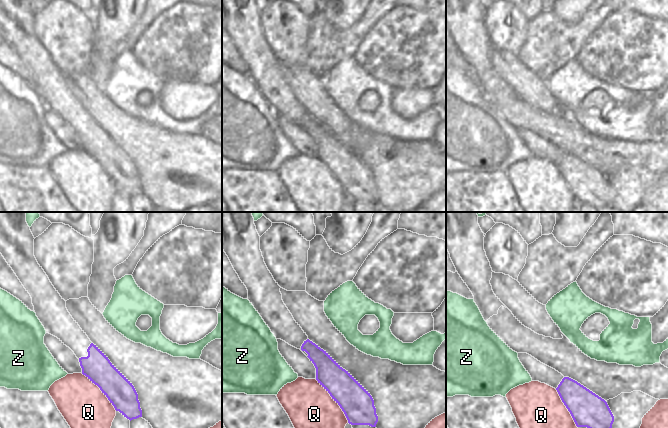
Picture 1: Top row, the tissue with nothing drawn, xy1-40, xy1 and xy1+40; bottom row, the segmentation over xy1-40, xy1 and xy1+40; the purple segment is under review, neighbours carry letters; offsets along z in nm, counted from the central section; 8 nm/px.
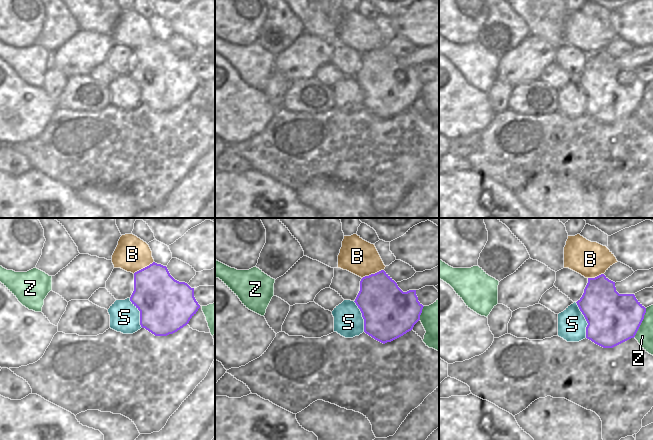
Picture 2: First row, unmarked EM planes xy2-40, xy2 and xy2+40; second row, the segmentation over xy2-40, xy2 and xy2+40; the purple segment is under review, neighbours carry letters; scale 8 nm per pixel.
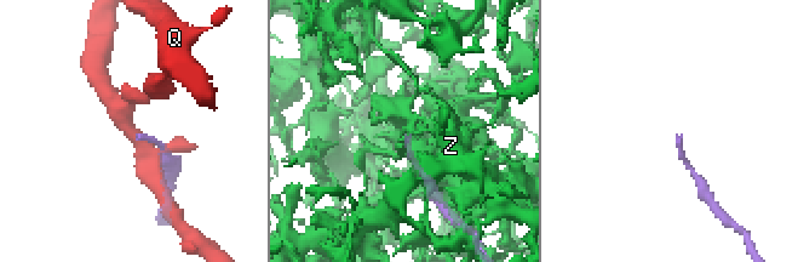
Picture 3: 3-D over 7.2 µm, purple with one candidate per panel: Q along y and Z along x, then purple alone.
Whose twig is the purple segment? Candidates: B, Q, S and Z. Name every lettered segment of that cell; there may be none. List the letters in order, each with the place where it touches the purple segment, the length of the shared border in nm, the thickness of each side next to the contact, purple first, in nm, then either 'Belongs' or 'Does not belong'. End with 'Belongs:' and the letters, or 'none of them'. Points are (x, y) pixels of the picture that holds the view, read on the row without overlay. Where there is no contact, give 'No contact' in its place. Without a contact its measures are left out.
B: Touches purple at xy2 (372, 50). Shared border 190 nm. Thickness 380 nm (purple) against 280 nm. Does not belong
Q: Touches purple at xy1 (334, 176). Shared border 440 nm. Thickness 260 nm (purple) against 400 nm. Does not belong
S: Touches purple at xy2+40 (586, 96). Shared border 300 nm. Thickness 420 nm (purple) against 220 nm. Does not belong
Z: Touches purple at xy2+40 (641, 98). Shared border 260 nm. Thickness 420 nm (purple) against 140 nm. Does not belong
Belongs: none of them

